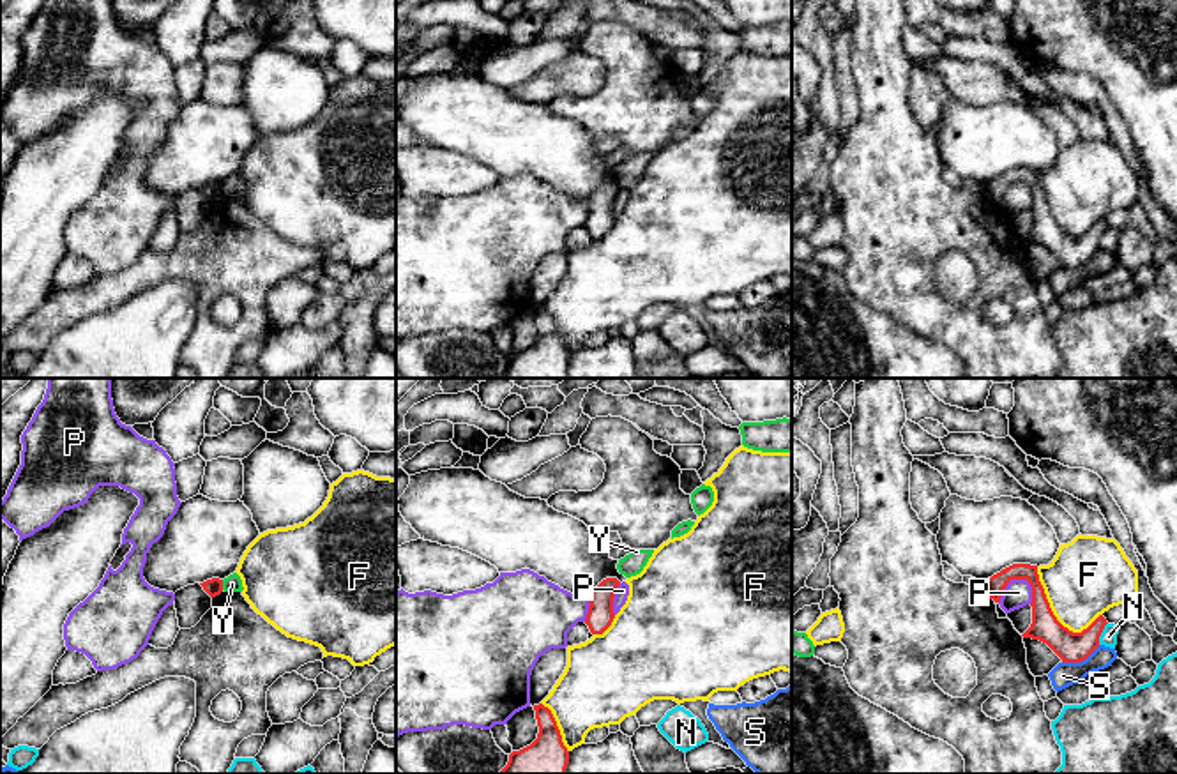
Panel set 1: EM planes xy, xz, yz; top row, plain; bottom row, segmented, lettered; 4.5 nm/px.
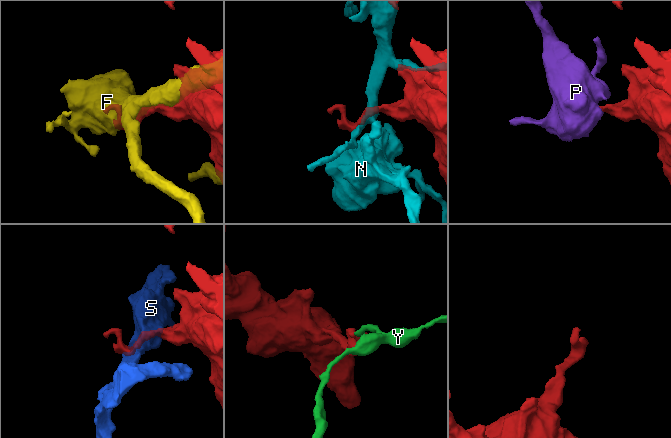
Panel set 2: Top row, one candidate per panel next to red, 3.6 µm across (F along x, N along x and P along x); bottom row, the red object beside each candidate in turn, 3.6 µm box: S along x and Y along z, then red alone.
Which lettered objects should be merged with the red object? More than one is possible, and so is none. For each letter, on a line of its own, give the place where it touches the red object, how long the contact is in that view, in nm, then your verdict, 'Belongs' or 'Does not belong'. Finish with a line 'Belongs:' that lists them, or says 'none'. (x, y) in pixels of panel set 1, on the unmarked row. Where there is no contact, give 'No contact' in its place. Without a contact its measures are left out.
F: Touches red at yz (1054, 220). Shared border 380 nm. Does not belong
N: Touches red at yz (1101, 235). Shared border 110 nm. Does not belong
P: Touches red at yz (1011, 182). Shared border 180 nm. Does not belong
S: Touches red at yz (1080, 265). Shared border 190 nm. Does not belong
Y: Touches red at xy (221, 189). Shared border 50 nm. Does not belong
Belongs: none

